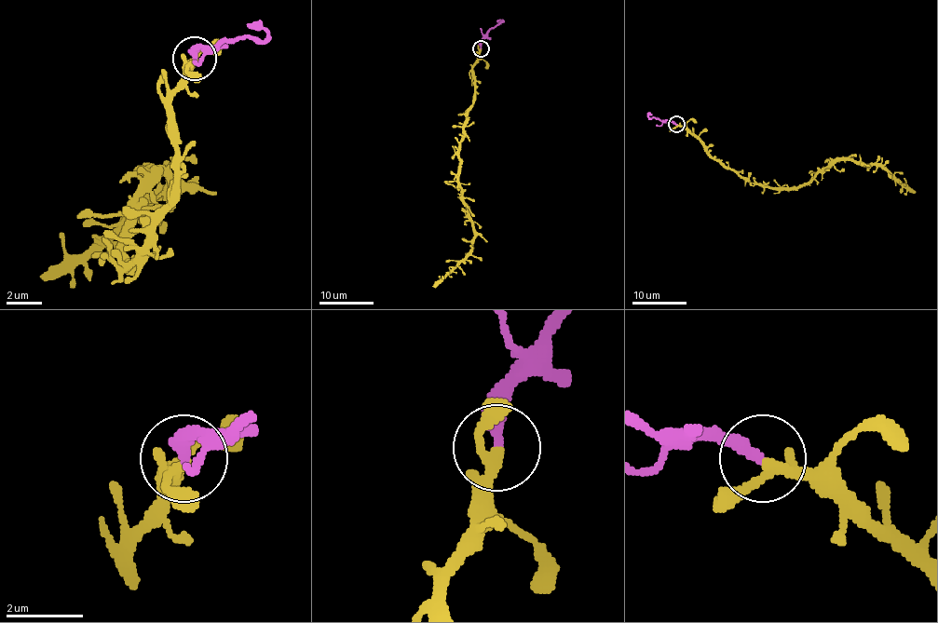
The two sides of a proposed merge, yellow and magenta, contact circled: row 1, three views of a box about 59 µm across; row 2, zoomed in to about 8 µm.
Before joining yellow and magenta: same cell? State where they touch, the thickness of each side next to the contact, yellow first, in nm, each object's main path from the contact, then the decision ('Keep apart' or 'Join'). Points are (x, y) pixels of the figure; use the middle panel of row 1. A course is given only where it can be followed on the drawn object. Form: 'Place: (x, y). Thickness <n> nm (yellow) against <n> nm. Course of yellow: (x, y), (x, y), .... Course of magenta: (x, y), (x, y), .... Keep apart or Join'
Place: (481, 48). Thickness 170 nm (yellow) against 320 nm. Course of yellow: (480, 47), (458, 176), (459, 197), (474, 233), (473, 249), (433, 286). Course of magenta: (480, 47), (482, 38), (504, 22). Join

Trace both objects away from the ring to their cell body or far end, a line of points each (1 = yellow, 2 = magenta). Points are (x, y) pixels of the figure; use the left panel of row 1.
1: (193, 60), (171, 99), (176, 190), (154, 238), (124, 260), (128, 212), (167, 177), (176, 186), (41, 277)
2: (193, 60), (197, 50), (228, 42), (272, 37)

